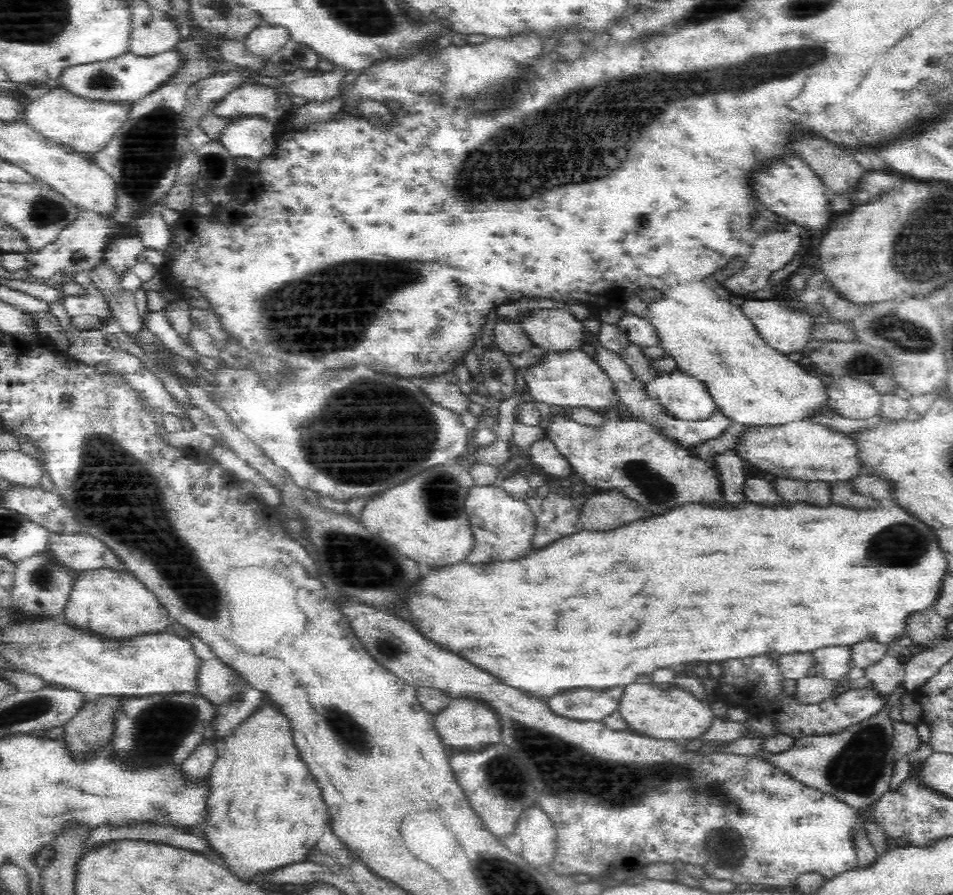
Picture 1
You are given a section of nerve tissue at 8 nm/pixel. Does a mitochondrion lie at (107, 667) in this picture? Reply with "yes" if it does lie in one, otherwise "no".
no

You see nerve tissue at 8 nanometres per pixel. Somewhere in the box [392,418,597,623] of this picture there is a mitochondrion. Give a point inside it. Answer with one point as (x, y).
(440, 493)

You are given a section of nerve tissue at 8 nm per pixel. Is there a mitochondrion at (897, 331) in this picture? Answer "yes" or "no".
yes

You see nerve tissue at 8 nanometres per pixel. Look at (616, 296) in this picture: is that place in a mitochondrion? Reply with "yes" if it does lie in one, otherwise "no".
no

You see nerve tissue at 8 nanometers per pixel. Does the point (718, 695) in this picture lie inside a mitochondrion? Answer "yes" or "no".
no

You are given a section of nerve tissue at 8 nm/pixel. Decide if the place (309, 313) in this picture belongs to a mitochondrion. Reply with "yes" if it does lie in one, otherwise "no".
yes

